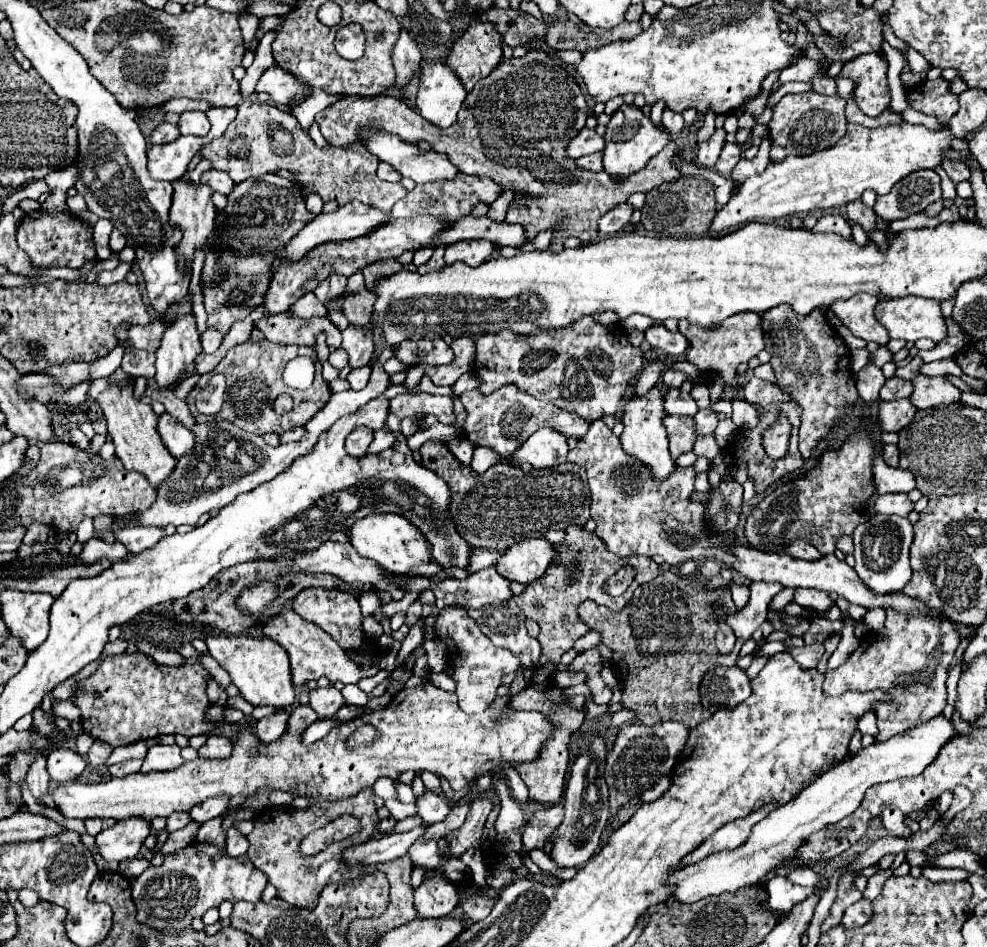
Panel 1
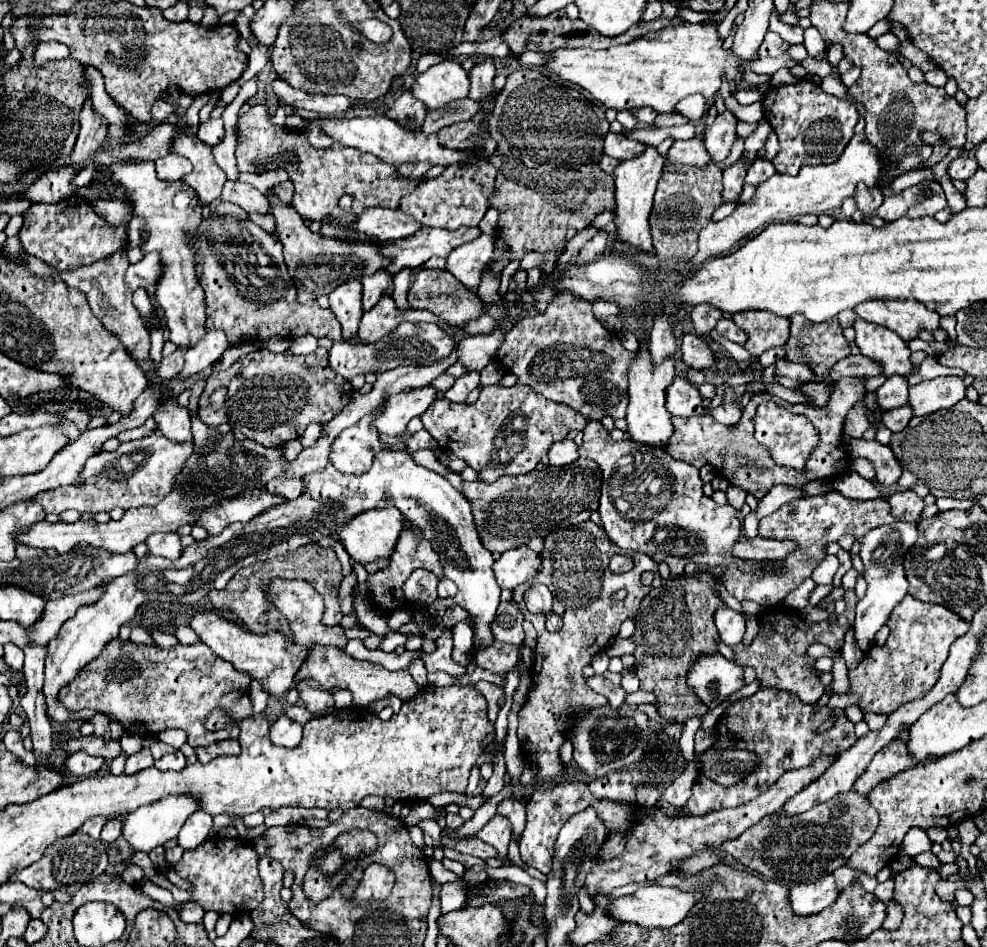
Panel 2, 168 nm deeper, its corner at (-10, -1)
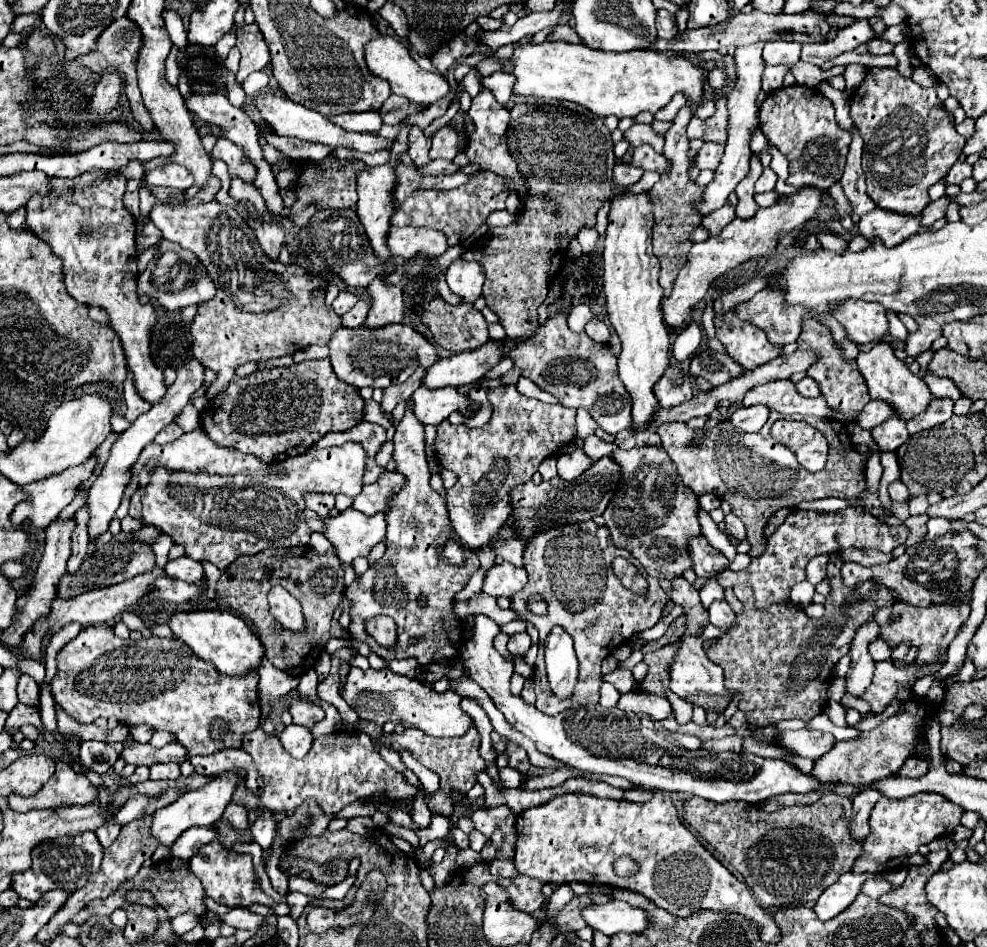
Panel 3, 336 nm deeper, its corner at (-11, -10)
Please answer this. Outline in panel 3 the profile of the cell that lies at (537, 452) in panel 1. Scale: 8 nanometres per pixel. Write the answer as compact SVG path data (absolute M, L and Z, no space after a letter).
M582 450L562 454L562 456L558 456L558 476L564 480L574 480L584 470L588 470L590 464L592 464L592 460Z

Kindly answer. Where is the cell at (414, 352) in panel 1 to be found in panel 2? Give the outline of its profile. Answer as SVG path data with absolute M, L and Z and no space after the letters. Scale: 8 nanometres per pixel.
M401 323L397 325L387 337L371 343L371 345L363 345L363 341L355 339L355 341L335 341L329 353L329 365L335 373L339 373L345 379L353 379L359 373L383 373L389 369L395 369L399 365L409 365L409 363L433 363L439 359L449 357L453 349L453 339L445 335L445 331L435 325L435 323Z

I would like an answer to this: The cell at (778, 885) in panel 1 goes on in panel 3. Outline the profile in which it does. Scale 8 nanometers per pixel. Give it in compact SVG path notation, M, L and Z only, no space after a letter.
M854 872L842 874L838 882L834 882L822 892L822 896L816 900L812 910L820 920L832 920L836 914L840 914L844 908L848 908L854 902L862 882L868 878L878 878L878 876L862 876Z

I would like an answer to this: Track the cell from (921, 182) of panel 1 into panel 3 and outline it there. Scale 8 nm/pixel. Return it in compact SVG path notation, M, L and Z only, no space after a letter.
M874 208L872 212L864 214L858 222L860 236L874 238L878 236L886 246L896 246L910 238L912 234L920 232L922 214L898 214L884 208Z

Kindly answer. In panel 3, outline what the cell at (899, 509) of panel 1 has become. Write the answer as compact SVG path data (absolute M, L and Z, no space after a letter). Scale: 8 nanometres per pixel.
M922 494L922 496L910 498L910 502L908 502L908 508L910 508L910 514L912 514L912 516L920 516L920 514L924 514L924 512L926 512L926 508L928 508L926 496Z

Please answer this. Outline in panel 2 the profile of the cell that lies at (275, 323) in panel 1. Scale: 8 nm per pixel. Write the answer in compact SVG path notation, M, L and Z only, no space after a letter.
M219 201L215 209L209 211L209 215L201 221L199 233L195 233L195 263L199 269L199 283L205 291L205 329L221 329L227 335L229 345L247 341L259 341L269 337L283 337L283 339L295 339L301 335L313 335L313 337L329 337L331 341L341 339L341 329L335 313L331 309L319 307L317 301L311 303L299 303L295 281L287 271L287 265L283 261L283 245L277 237L267 235L261 227L257 227L249 215L239 209L239 205L231 205L229 201Z

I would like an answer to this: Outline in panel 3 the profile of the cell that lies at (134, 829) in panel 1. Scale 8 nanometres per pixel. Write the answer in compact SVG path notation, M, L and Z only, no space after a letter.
M218 778L216 782L210 782L208 786L204 786L204 790L194 790L192 794L184 794L176 802L156 810L152 814L152 826L150 826L152 836L158 838L162 846L172 846L176 842L176 838L182 832L186 832L188 828L192 828L192 826L208 826L208 824L218 822L218 818L222 816L224 808L230 802L232 782L236 782L236 778Z

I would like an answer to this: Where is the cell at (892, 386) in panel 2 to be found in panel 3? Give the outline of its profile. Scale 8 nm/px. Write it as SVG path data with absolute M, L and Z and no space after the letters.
M870 400L870 402L864 406L864 410L860 412L858 424L860 424L862 428L872 430L874 426L880 426L882 422L886 422L886 420L888 420L890 416L894 416L894 414L896 414L896 410L894 410L892 404L884 402L884 400Z

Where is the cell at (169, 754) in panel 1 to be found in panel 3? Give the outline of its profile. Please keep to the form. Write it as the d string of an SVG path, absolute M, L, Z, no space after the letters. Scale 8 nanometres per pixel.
M176 762L152 764L150 766L150 778L152 780L176 780L176 778L180 778L180 768Z

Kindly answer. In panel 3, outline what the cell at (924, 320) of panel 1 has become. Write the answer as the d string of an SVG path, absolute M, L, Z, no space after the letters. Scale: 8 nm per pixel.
M852 300L840 306L836 320L846 328L848 340L856 344L868 344L874 340L884 340L888 336L888 316L880 302Z

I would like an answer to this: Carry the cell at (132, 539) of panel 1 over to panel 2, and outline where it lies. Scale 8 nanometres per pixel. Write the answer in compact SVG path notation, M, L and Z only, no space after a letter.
M155 533L151 537L147 537L147 545L149 551L157 557L165 557L165 559L179 559L183 553L183 545L177 533Z

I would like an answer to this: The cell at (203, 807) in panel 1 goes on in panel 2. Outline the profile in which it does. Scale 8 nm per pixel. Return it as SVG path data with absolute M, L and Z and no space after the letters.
M197 810L183 825L183 829L177 835L177 843L179 847L183 847L185 851L197 849L207 834L211 831L213 825L213 817L204 811Z

